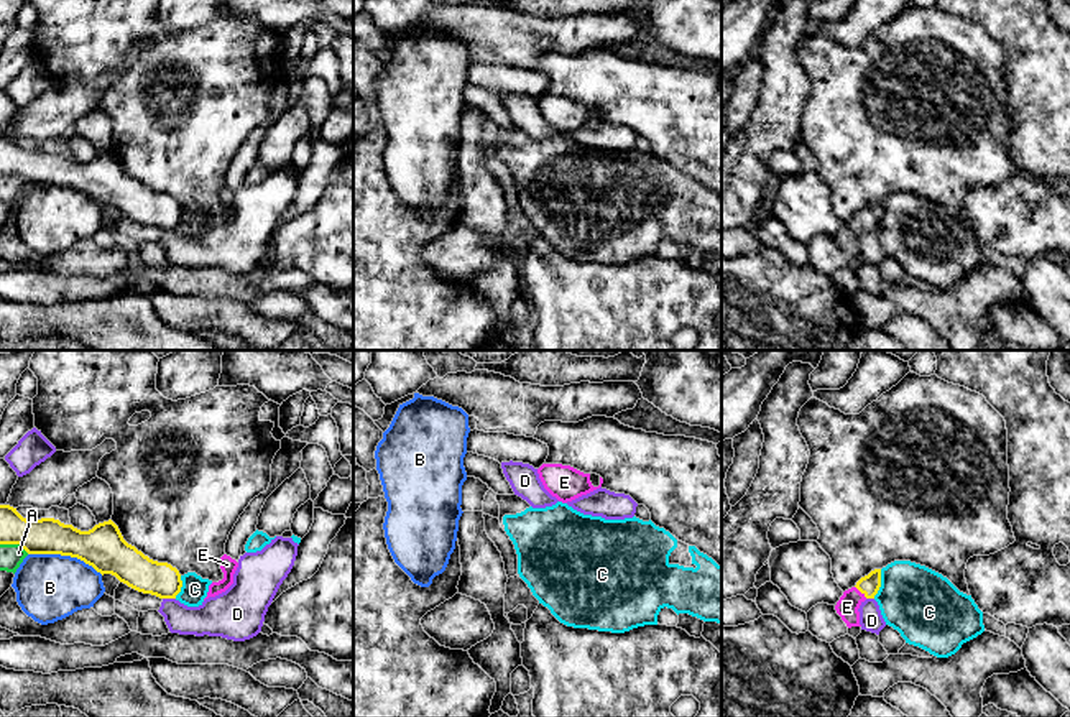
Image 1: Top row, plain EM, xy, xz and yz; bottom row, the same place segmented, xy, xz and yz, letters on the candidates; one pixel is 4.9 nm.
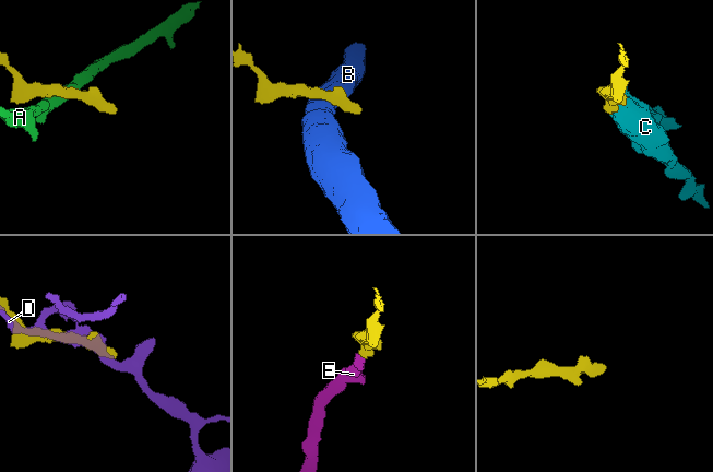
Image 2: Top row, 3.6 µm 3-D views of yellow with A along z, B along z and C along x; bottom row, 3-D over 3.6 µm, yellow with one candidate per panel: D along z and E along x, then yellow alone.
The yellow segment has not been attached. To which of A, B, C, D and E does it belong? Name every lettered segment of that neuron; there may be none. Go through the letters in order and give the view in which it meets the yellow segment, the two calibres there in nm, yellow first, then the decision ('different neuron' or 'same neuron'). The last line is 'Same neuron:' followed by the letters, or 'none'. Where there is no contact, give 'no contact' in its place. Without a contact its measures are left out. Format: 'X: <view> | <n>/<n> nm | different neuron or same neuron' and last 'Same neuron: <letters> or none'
A: xy | 180/110 nm | different neuron
B: xy | 220/320 nm | different neuron
C: yz | 100/360 nm | different neuron
D: xy | 180/190 nm | different neuron
E: yz | 100/110 nm | same neuron
Same neuron: E

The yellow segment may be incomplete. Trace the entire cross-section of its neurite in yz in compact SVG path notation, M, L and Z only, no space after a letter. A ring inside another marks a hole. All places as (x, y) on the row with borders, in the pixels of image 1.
M874 569L868 576L861 577L855 587L843 592L843 595L835 605L835 610L848 628L861 627L858 608L866 599L874 599L879 587L881 587L881 569Z

